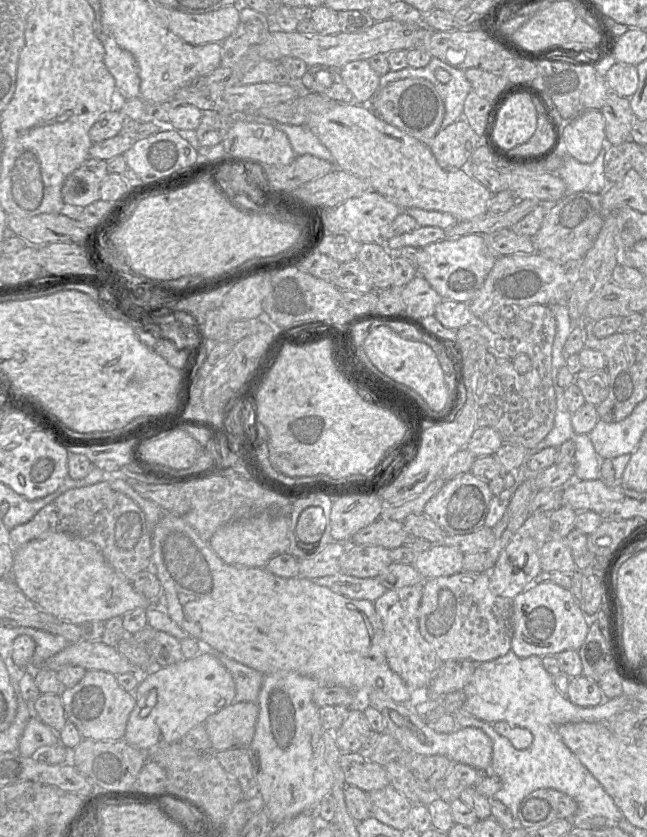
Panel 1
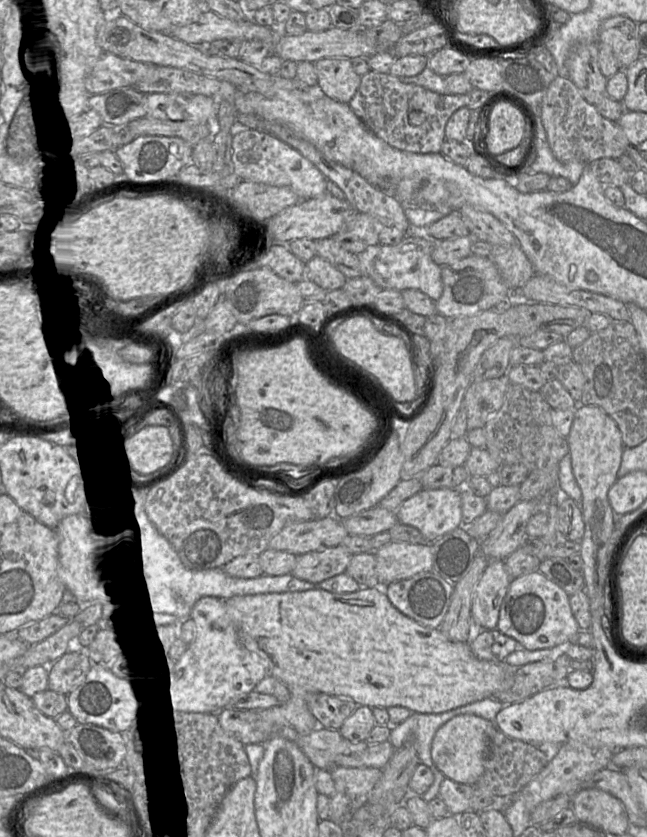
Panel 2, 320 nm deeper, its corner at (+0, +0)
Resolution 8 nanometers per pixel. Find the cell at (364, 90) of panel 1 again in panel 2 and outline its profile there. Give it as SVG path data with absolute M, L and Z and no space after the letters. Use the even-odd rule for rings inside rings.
M323 58L315 62L314 67L319 89L331 99L348 104L361 82L351 59Z

